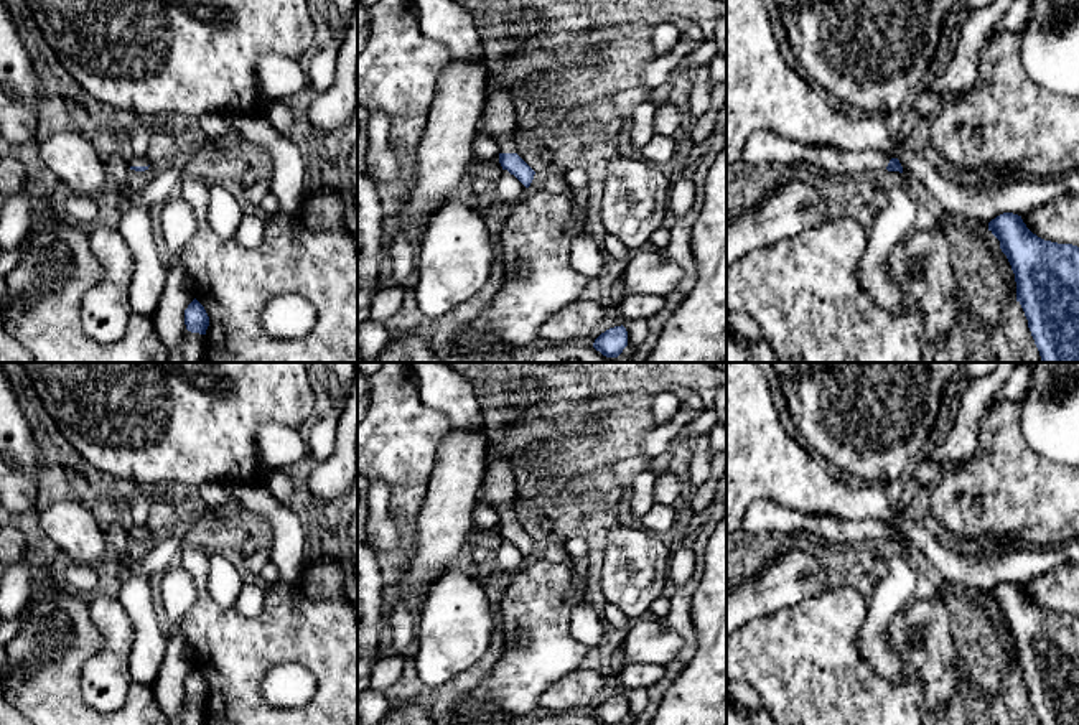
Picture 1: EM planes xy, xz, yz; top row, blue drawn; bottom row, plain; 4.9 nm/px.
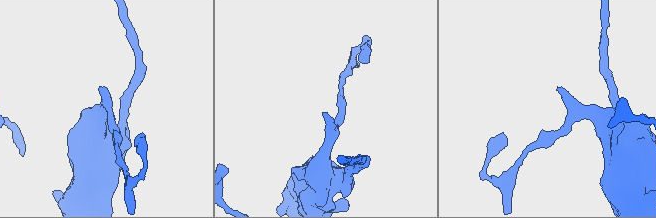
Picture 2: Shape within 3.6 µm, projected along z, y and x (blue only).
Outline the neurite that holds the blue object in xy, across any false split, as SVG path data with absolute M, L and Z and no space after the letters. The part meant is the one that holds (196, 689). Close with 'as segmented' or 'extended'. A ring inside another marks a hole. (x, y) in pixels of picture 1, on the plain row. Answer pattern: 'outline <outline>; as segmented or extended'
outline M196 667L185 679L185 694L191 702L206 704L209 685L204 676Z; as segmented

